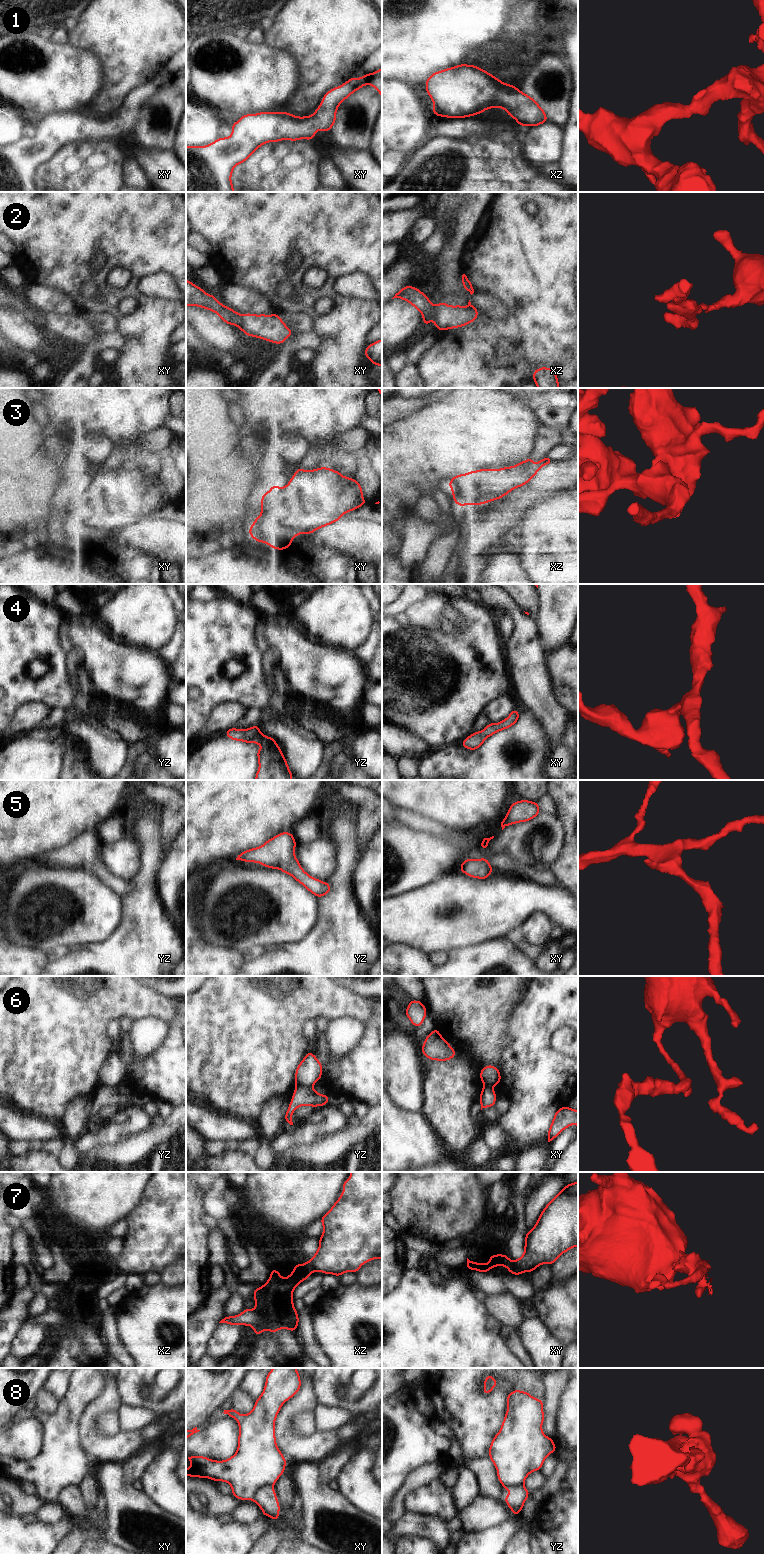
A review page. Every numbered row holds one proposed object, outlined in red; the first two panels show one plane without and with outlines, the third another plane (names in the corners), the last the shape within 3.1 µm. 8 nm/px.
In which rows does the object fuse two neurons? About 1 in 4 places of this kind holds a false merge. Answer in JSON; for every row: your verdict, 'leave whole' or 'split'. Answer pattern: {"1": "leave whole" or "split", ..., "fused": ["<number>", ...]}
{"1": "leave whole", "2": "leave whole", "3": "leave whole", "4": "leave whole", "5": "leave whole", "6": "split", "7": "split", "8": "split", "fused": ["6", "7", "8"]}

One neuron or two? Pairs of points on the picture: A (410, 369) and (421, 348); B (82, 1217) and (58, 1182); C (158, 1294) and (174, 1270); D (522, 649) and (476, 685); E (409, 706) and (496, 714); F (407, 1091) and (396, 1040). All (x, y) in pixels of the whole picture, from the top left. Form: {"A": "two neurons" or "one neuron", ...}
{"A": "two neurons", "B": "one neuron", "C": "two neurons", "D": "two neurons", "E": "two neurons", "F": "one neuron"}

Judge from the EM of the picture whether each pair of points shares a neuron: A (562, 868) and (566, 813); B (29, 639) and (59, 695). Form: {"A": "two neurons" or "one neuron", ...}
{"A": "one neuron", "B": "one neuron"}

